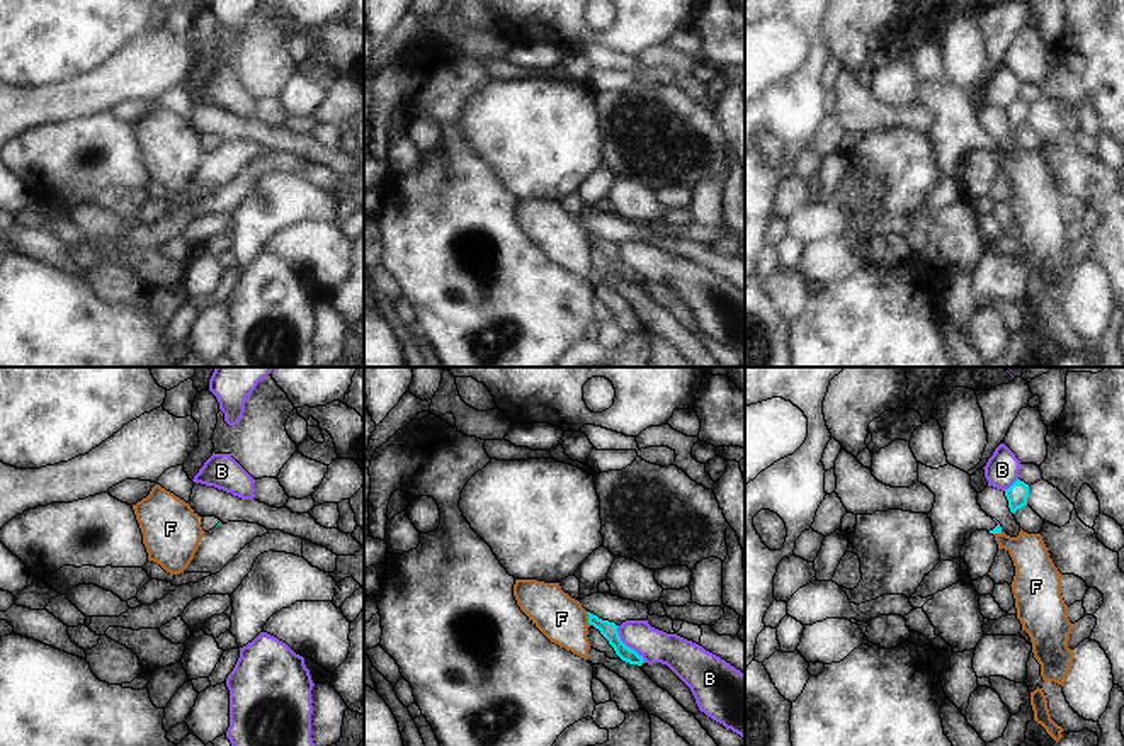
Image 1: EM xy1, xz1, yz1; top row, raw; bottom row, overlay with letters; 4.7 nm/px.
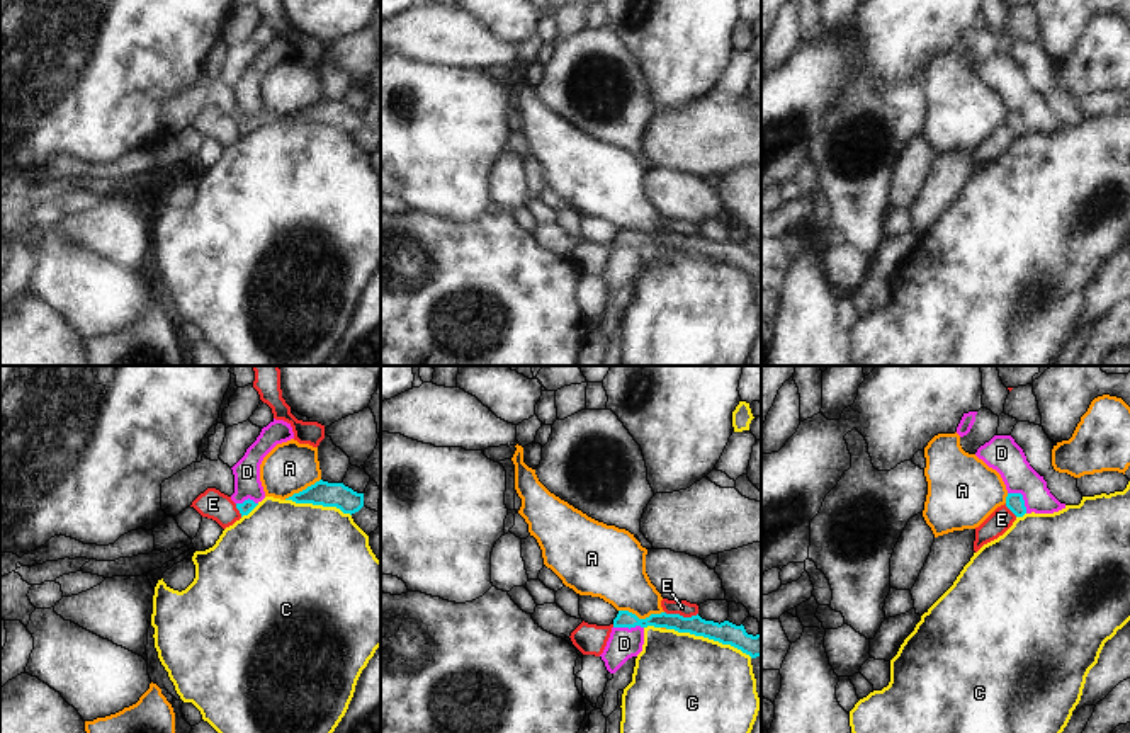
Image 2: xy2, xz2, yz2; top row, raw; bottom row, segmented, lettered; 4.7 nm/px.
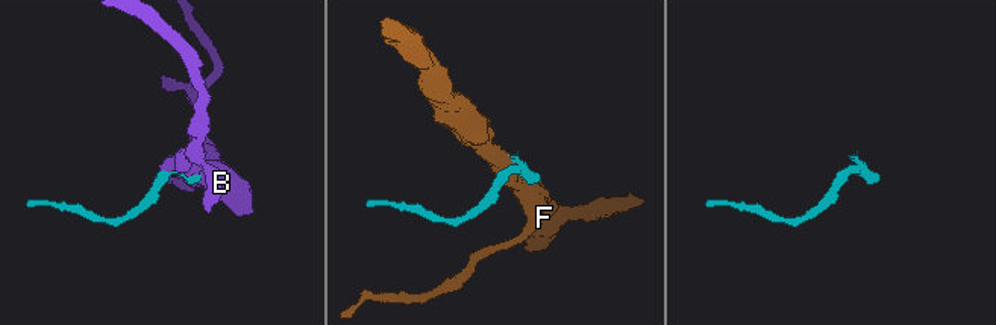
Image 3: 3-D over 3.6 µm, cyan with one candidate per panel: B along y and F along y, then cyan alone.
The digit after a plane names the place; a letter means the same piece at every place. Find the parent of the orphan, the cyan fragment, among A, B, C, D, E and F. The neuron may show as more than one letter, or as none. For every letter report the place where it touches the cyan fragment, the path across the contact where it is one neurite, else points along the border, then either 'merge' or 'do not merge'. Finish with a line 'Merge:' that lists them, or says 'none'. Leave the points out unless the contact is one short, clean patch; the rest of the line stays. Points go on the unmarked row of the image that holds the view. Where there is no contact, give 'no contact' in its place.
A: xz2 (641, 238) | along xz2 (619, 228), (627, 228), (639, 237), (663, 232) | do not merge
B: xz1 (624, 264) | do not merge
C: xz2 (709, 257) | do not merge
D: yz2 (1022, 116) | along yz2 (1008, 111), (1022, 114), (1027, 131) | do not merge
E: xz2 (682, 235) | along xz2 (665, 230), (683, 235), (697, 233) | do not merge
F: xz1 (589, 238) | along xz1 (585, 231), (590, 243) | do not merge
Merge: none

